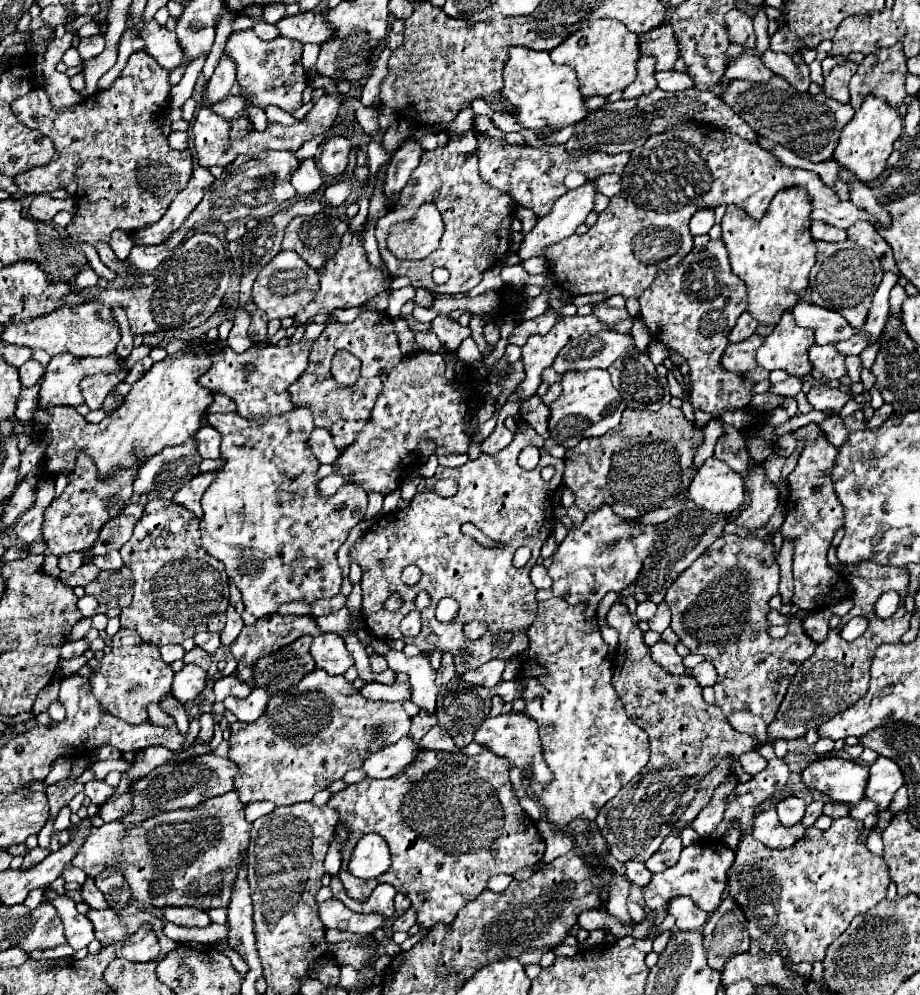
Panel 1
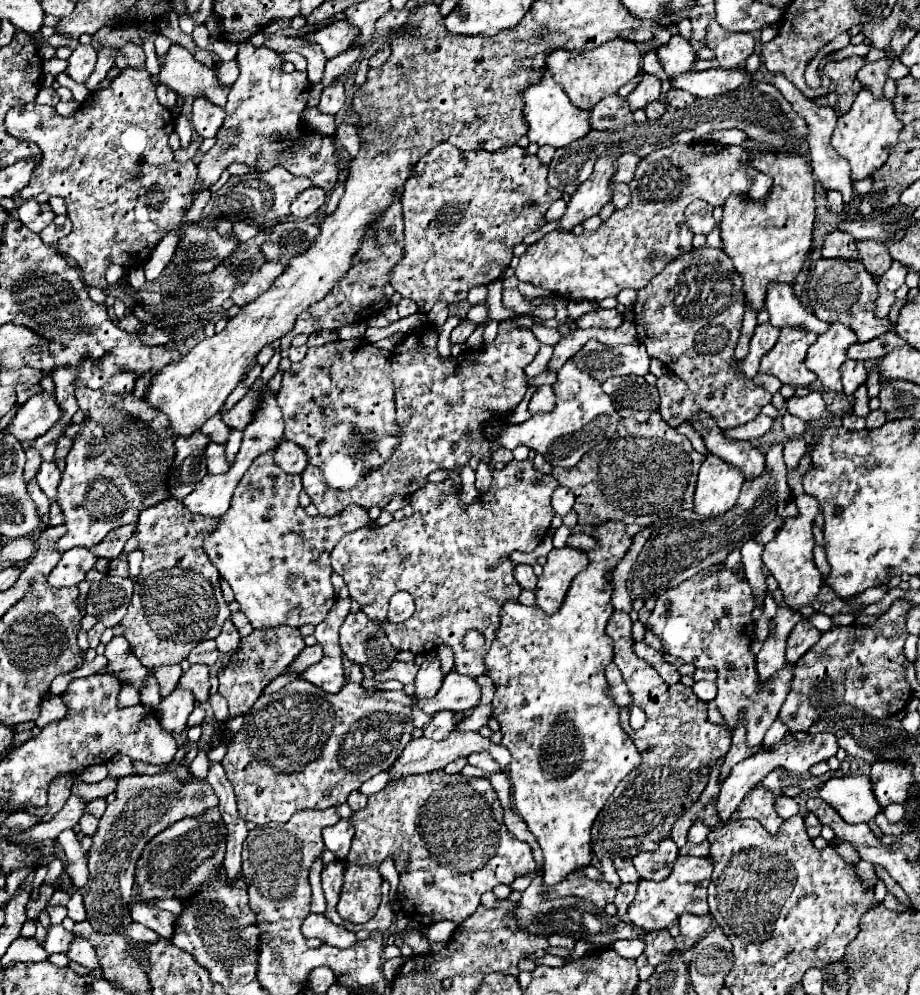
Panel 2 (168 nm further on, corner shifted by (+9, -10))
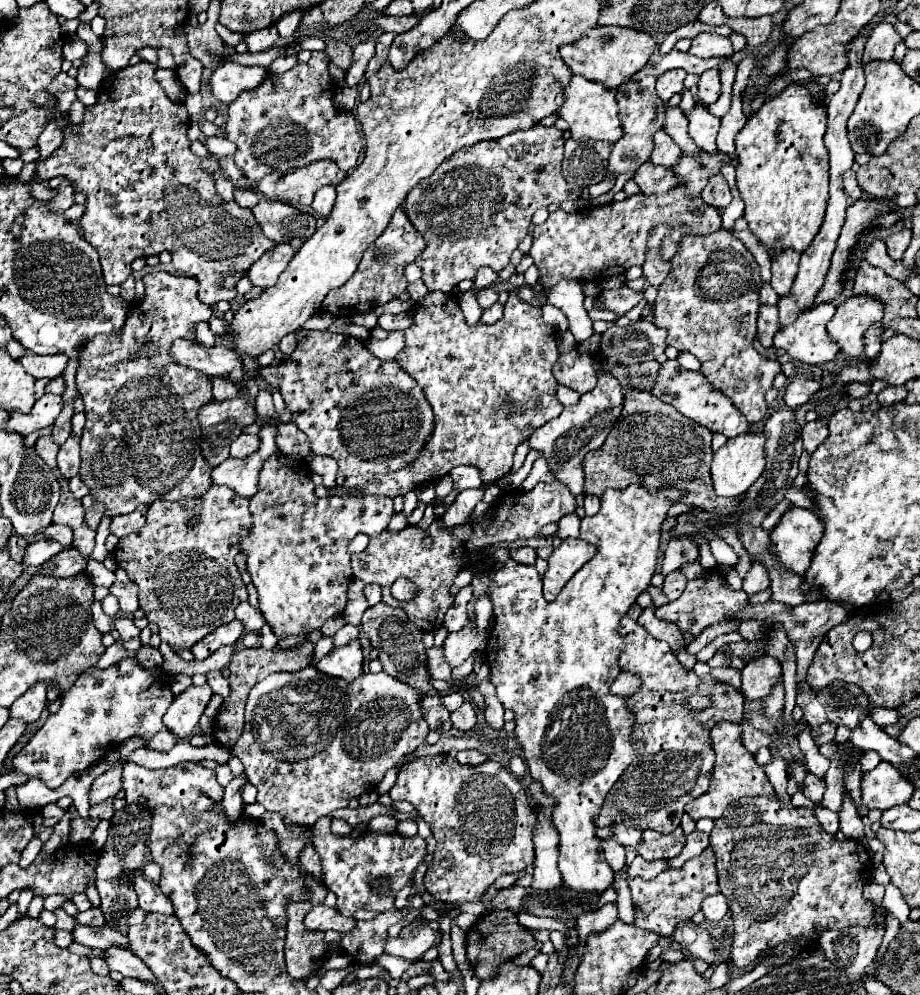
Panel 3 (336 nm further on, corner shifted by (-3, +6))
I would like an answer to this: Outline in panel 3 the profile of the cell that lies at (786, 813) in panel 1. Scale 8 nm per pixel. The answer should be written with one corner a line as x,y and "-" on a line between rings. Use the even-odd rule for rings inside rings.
774,756
774,758
766,764
768,780
770,780
770,784
774,786
774,790
778,792
780,800
784,800
784,802
790,800
790,796
788,796
788,792
786,792
786,784
788,784
788,772
786,772
786,768
788,768
788,762
786,762
782,756

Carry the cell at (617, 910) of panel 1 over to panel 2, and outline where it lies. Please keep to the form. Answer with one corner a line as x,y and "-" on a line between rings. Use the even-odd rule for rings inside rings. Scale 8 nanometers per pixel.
604,856
604,858
600,860
600,864
602,864
602,874
604,874
604,880
606,880
606,882
614,882
616,886
620,886
620,878
616,876
616,868
614,868
612,860

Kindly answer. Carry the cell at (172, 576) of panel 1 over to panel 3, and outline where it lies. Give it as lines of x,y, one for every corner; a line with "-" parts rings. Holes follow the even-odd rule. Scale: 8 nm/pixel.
212,486
204,496
178,500
164,504
156,500
146,514
146,524
128,536
122,536
114,548
114,558
124,568
130,580
138,586
140,608
146,610
148,622
160,626
160,638
172,648
190,648
220,624
234,620
236,606
248,598
246,586
236,568
236,554
240,552
240,540
252,526
252,514
248,510
248,498
238,496
228,486
-
190,518
198,518
196,526
188,526

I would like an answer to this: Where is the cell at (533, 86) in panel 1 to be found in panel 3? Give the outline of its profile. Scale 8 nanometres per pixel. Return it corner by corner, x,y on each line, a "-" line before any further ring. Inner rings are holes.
572,76
564,94
566,94
566,102
560,106
558,114
570,124
570,134
574,140
588,138
588,140
606,140
614,144
624,136
624,130
618,118
616,90
604,88
604,84
590,82
582,76

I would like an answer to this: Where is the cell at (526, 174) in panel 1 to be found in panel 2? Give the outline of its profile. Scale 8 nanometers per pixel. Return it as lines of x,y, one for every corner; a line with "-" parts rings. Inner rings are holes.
624,152
622,156
616,158
616,172
612,176
614,182
630,182
634,176
634,168
640,162
640,156
632,154
632,152

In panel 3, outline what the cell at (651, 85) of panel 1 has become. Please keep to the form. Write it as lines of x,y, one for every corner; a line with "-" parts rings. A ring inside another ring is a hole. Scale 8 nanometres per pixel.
668,70
662,76
658,76
658,84
656,84
658,96
664,102
668,102
674,94
680,94
684,90
684,78
686,78
684,70

